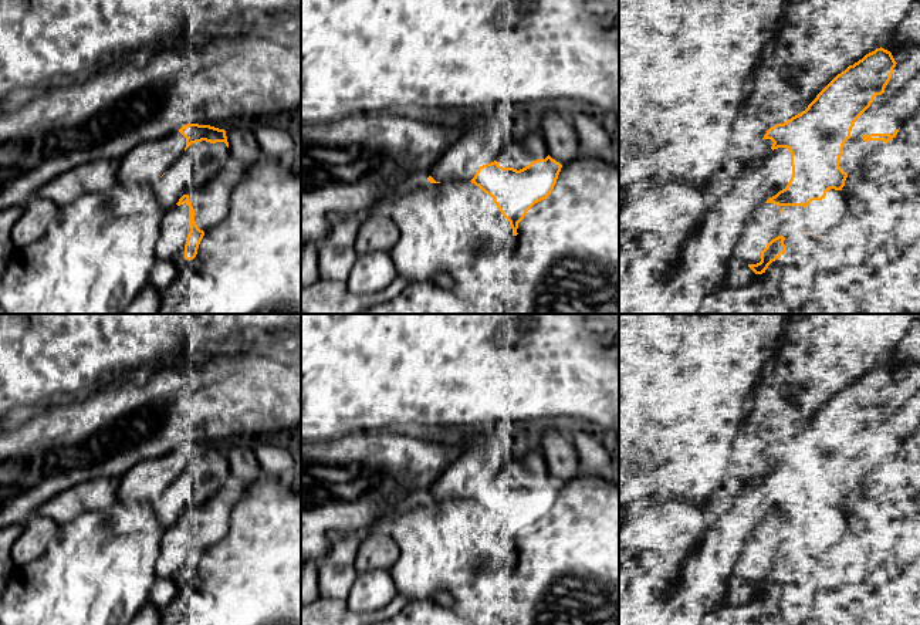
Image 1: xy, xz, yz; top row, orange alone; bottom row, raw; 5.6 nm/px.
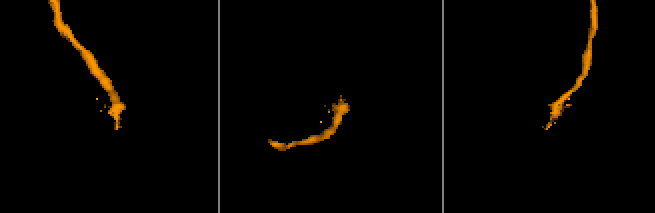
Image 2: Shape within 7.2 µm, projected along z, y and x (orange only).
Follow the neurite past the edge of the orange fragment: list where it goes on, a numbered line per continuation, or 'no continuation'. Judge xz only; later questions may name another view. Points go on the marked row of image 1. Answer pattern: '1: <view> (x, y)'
1: xz (520, 149)

